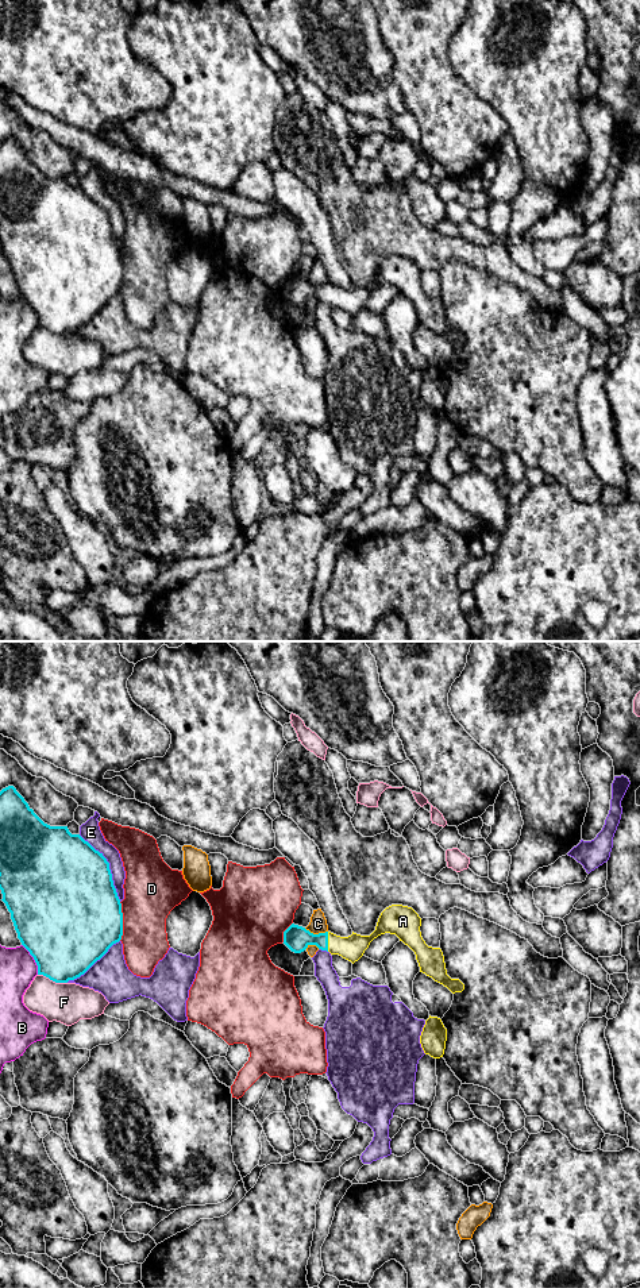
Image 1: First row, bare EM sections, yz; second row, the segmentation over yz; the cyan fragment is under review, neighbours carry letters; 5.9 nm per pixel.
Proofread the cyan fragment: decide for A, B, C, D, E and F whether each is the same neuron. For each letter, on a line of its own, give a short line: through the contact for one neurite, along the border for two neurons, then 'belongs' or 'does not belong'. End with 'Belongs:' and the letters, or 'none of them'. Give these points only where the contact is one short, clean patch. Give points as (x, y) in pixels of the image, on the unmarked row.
A: line yz (297, 290), (327, 293), (351, 300); belongs
B: does not belong
C: does not belong
D: does not belong
E: does not belong
F: does not belong
Belongs: A

